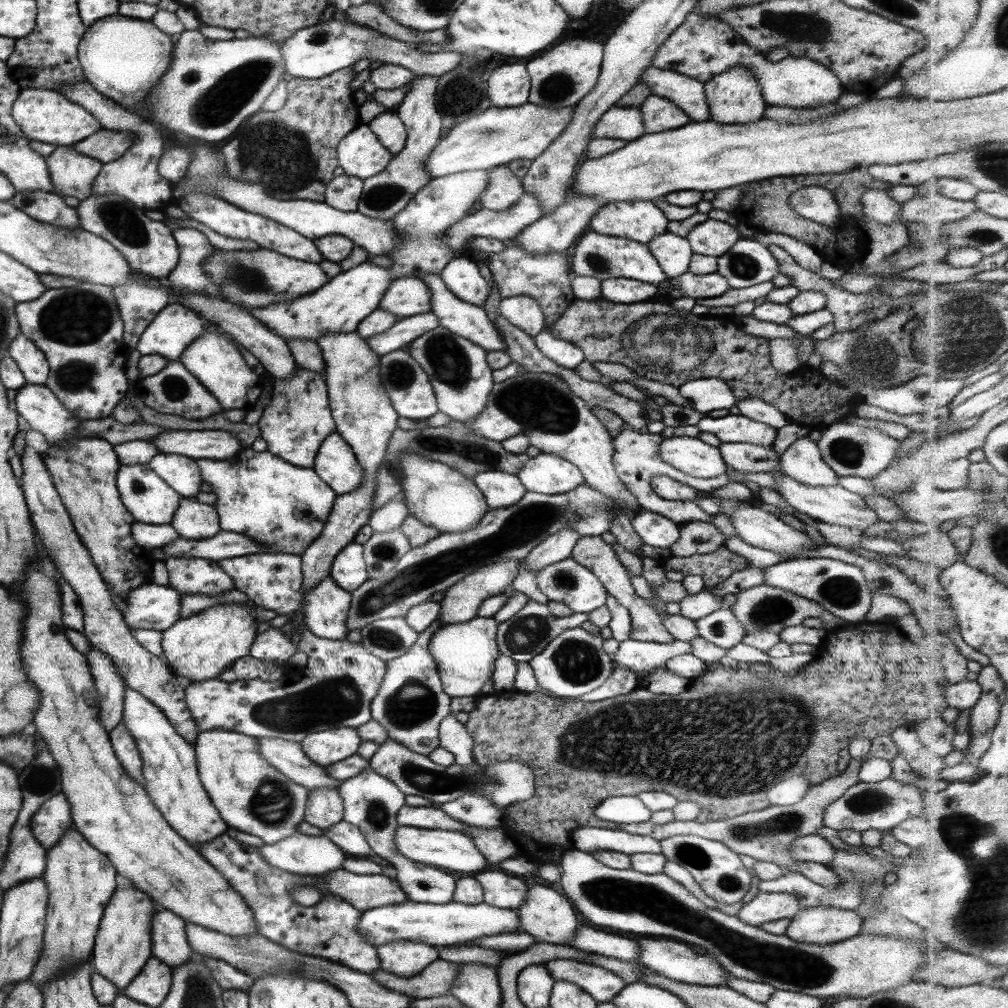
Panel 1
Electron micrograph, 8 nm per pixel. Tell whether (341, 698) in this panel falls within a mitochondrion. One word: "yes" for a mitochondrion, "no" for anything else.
yes

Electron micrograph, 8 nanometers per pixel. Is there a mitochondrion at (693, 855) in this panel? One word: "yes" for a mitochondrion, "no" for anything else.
yes

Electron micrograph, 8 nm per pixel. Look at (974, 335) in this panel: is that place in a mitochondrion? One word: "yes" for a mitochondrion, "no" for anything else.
yes

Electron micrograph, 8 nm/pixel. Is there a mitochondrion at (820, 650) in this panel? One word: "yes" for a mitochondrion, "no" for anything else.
no

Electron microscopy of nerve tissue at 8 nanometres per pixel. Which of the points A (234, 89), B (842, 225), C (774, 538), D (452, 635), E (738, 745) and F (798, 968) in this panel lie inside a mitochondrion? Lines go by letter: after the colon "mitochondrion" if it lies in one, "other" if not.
A: mitochondrion
B: other
C: other
D: other
E: mitochondrion
F: mitochondrion

